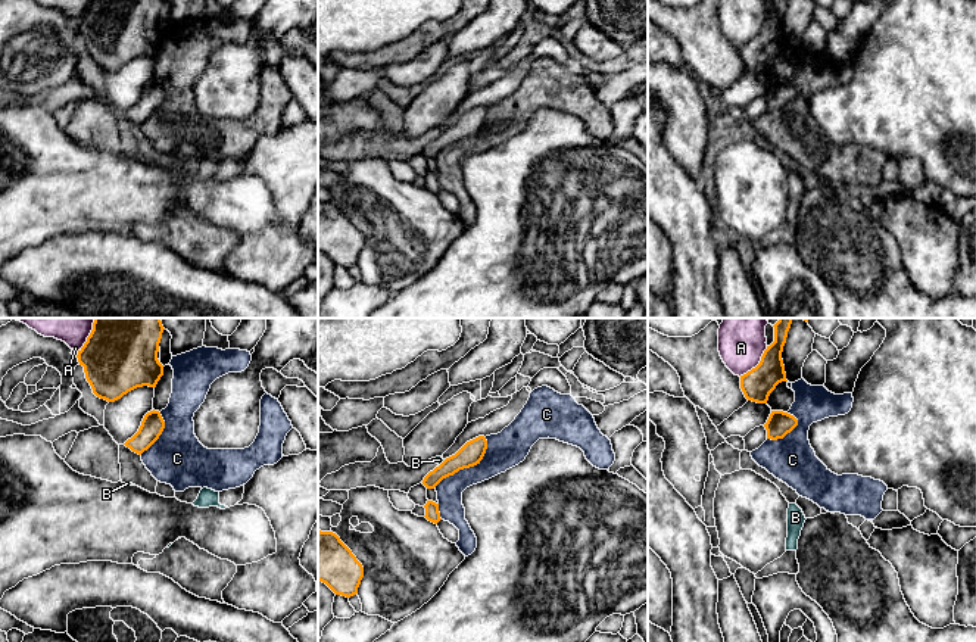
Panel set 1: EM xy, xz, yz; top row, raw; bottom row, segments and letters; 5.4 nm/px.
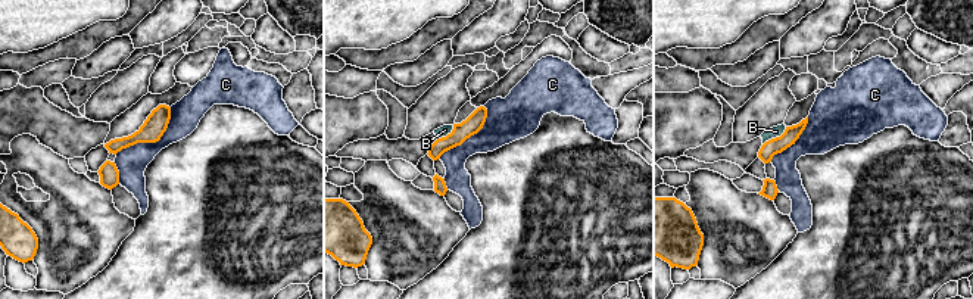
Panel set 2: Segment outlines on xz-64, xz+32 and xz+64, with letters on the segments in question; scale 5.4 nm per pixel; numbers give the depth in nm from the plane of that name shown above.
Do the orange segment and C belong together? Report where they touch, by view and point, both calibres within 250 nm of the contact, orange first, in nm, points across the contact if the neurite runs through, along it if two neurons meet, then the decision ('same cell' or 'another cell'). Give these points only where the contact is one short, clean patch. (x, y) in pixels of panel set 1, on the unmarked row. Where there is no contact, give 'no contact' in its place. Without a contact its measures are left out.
contact xz (467, 137); calibres 120 and 200 nm; another cell

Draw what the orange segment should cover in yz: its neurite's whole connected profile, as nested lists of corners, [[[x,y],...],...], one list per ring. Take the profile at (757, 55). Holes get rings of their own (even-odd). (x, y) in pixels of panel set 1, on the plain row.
[[[774,0],[774,12],[764,21],[760,34],[740,46],[740,59],[748,71],[767,74],[776,56],[786,50],[782,29],[789,0]]]

